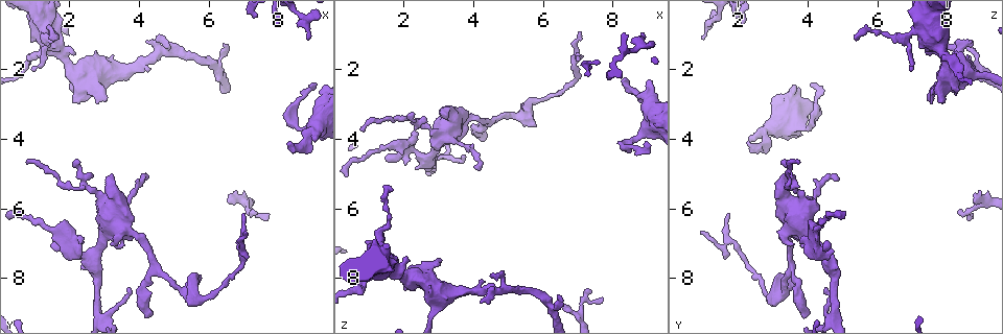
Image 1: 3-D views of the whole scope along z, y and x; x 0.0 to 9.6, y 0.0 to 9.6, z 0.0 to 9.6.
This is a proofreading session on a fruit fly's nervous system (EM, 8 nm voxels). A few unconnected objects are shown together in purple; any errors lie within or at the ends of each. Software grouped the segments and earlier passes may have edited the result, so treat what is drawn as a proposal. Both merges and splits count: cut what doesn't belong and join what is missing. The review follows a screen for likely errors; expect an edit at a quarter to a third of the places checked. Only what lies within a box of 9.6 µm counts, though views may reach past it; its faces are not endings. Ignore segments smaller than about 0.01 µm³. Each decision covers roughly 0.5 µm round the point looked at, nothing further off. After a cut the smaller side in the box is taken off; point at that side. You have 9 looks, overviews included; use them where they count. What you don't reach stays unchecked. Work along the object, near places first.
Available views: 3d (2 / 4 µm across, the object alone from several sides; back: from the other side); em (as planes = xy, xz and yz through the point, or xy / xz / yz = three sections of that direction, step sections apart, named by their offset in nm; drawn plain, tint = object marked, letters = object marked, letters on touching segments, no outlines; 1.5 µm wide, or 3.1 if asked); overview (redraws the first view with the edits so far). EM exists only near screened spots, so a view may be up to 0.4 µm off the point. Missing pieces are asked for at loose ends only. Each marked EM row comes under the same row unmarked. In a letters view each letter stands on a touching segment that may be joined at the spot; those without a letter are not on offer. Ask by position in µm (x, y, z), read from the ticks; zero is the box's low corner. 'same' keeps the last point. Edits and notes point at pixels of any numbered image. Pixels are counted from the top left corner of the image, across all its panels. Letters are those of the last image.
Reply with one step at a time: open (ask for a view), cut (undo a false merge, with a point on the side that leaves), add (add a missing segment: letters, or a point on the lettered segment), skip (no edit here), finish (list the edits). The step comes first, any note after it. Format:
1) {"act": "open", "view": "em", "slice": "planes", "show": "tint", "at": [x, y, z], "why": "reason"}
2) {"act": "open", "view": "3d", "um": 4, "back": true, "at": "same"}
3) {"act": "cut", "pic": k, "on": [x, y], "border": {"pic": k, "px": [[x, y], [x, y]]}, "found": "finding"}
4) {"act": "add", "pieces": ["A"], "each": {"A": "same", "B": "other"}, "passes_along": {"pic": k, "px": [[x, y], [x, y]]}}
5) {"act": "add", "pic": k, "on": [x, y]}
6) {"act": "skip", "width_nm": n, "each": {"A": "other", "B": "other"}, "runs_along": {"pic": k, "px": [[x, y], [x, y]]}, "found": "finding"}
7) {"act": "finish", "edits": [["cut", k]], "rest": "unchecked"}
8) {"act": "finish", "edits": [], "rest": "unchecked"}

{"act": "open", "view": "3d", "um": 4, "at": [6.60, 5.80, 8.70], "why": "branch stops here"}

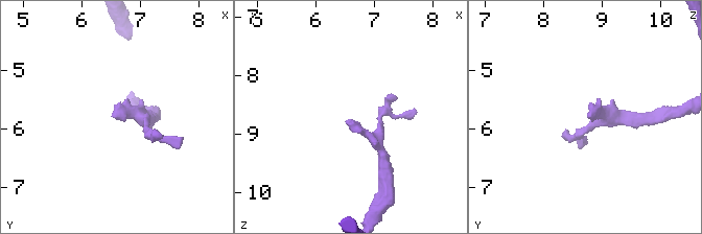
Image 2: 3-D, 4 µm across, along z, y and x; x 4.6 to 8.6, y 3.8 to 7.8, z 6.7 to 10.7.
{"act": "open", "view": "em", "slice": "yz", "step": 4, "show": "letters", "at": [6.55, 5.85, 8.80]}

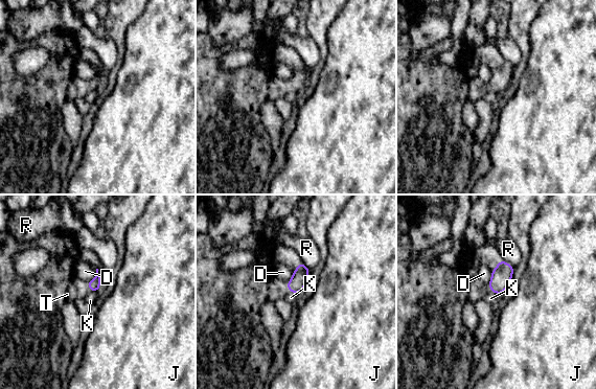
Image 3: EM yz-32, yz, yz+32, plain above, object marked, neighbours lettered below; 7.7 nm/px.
{"act": "add", "pic": 3, "on": [277, 289], "each": {"D": "other", "J": "other", "K": "other", "R": "other", "T": "same"}, "passes_along": {"pic": 3, "px": [[297, 283], [287, 287], [277, 289]]}, "found": "the neuron continues"}

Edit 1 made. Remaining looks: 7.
{"act": "open", "view": "3d", "um": 4, "at": [9.10, 4.05, 2.40], "why": "branch stops here"}

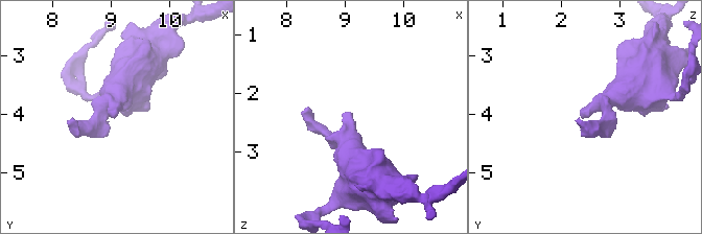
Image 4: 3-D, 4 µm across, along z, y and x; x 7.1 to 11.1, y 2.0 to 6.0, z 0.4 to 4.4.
{"act": "open", "view": "em", "slice": "xz", "step": 8, "show": "tint", "at": [9.10, 4.05, 2.40], "arm_widths_nm": [190, 500], "why": "now the EM"}

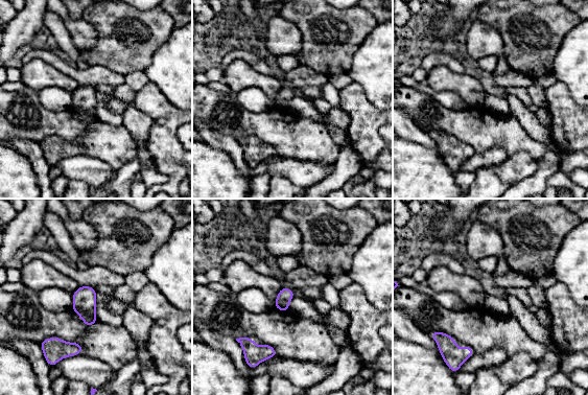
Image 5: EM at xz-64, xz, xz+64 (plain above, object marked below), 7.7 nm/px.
{"act": "open", "view": "em", "slice": "yz", "step": 8, "show": "letters", "at": "same"}

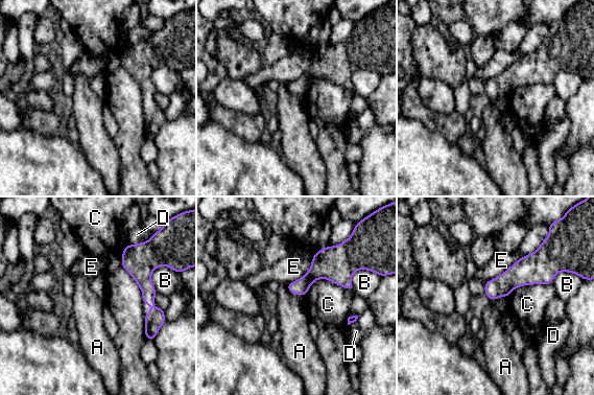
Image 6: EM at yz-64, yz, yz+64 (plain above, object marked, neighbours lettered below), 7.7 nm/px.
{"act": "skip", "each": {"A": "other", "B": "other", "C": "other", "D": "other", "E": "other"}, "border": {"pic": 6, "px": [[286, 283], [289, 292], [304, 296]]}, "found": "no lettered segment goes on from it"}

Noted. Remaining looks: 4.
{"act": "open", "view": "3d", "um": 4, "at": [8.85, 1.15, 1.00]}

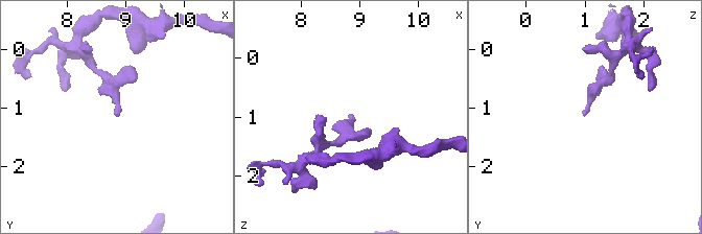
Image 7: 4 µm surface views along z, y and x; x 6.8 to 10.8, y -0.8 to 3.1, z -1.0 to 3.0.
{"act": "open", "view": "em", "slice": "xy", "step": 8, "show": "tint", "at": [8.80, 1.10, 0.95], "why": "need the tissue"}

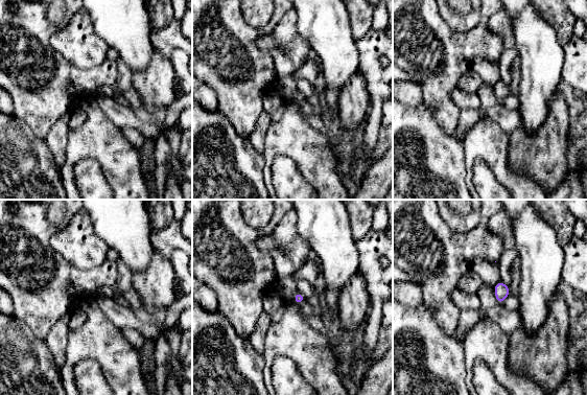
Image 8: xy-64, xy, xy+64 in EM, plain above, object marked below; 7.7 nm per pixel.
{"act": "open", "view": "em", "slice": "planes", "show": "letters", "at": "same", "why": "another direction"}

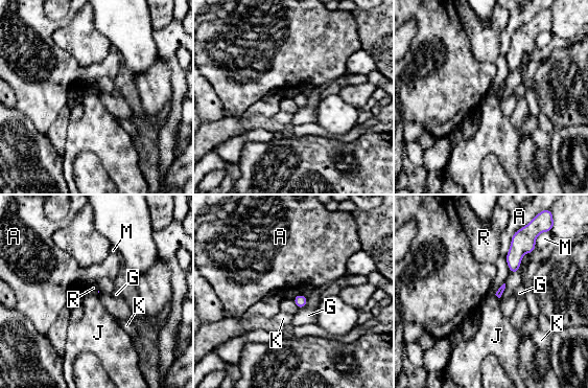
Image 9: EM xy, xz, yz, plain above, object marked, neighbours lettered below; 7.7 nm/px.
{"act": "skip", "each": {"A": "other", "G": "other", "J": "other", "K": "other", "M": "other", "R": "other"}, "border": {"pic": 9, "px": [[495, 294], [498, 298]]}, "found": "no lettered segment goes on from it"}

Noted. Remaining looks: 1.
{"act": "finish", "edits": [["add", 3]], "rest": "unchecked"}

